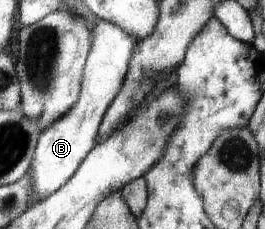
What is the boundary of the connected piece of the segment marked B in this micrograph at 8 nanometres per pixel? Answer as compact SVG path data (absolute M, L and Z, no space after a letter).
M100 19L100 24L96 26L96 30L93 32L93 45L88 59L87 71L84 75L83 95L80 96L80 102L76 104L76 108L72 108L72 112L68 112L68 116L64 116L64 120L58 120L58 122L52 124L52 128L48 128L46 132L43 132L39 140L39 147L36 148L35 159L31 166L32 180L34 180L34 202L32 202L32 206L36 206L38 202L48 200L50 196L54 196L56 192L70 183L91 152L99 146L100 130L103 128L108 110L119 98L124 84L127 83L128 72L131 71L132 66L131 62L135 58L136 51L139 50L140 41L119 24Z

